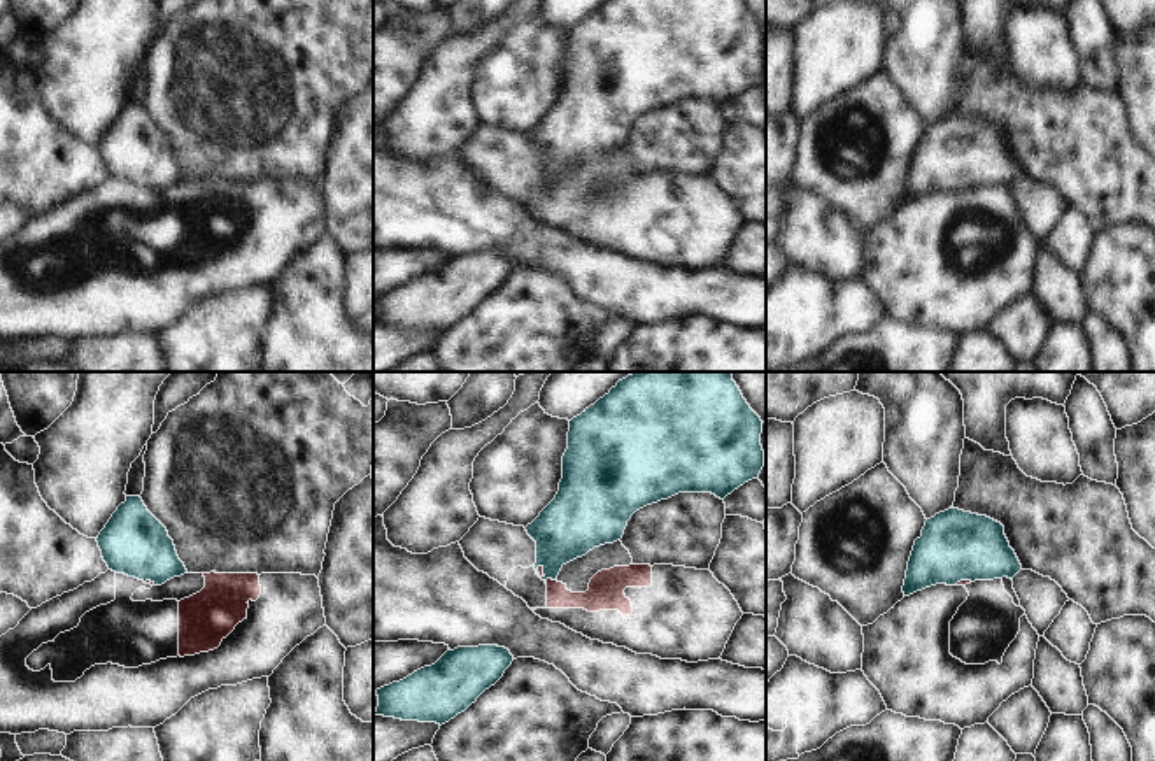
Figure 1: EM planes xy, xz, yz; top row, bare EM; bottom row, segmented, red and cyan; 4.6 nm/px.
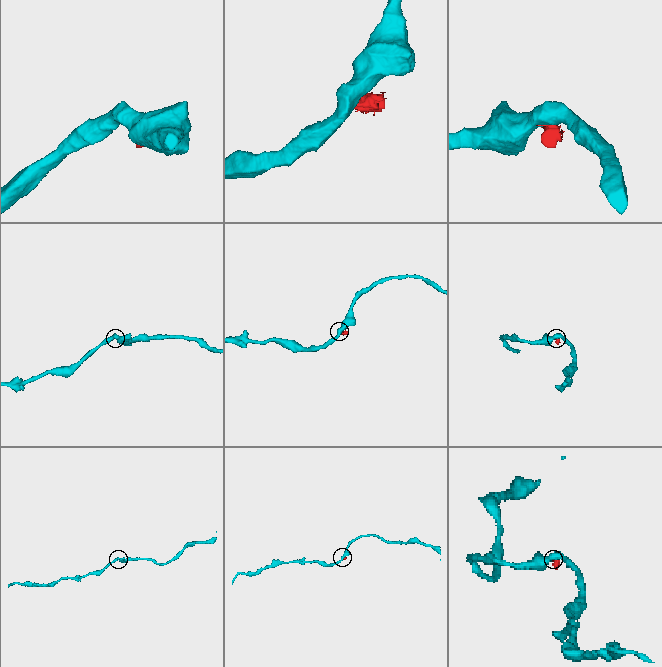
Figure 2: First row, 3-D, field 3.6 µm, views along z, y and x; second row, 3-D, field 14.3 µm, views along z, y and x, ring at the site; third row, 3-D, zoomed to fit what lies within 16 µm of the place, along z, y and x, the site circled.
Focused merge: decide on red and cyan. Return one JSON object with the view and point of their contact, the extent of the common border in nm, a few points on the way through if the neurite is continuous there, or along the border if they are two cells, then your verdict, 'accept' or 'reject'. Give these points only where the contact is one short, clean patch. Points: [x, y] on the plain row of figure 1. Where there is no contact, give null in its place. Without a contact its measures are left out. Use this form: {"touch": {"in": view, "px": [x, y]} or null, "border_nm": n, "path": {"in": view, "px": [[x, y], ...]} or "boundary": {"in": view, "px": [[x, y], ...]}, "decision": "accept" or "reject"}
{"touch": {"in": "xz", "px": [544, 183]}, "border_nm": 110, "boundary": {"in": "xz", "px": [[537, 174], [540, 181], [554, 188]]}, "decision": "reject"}

